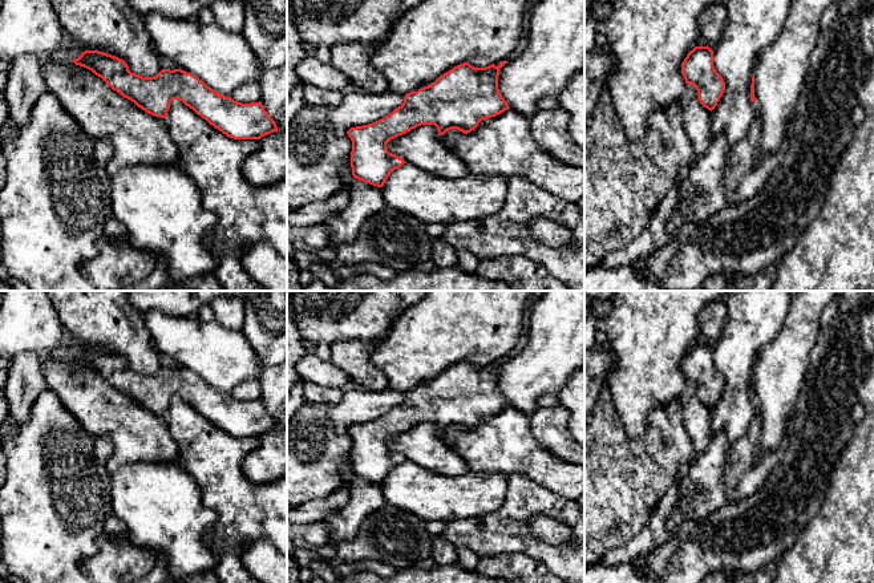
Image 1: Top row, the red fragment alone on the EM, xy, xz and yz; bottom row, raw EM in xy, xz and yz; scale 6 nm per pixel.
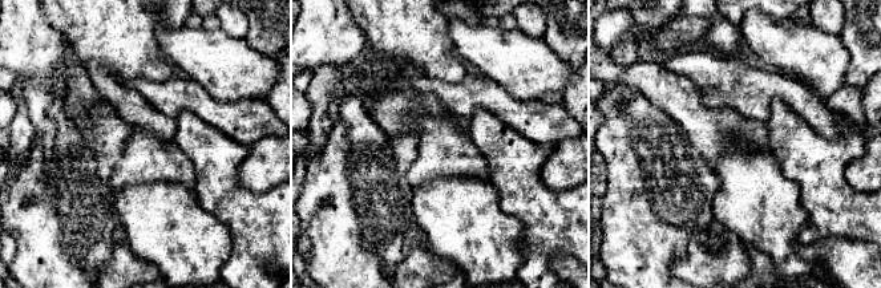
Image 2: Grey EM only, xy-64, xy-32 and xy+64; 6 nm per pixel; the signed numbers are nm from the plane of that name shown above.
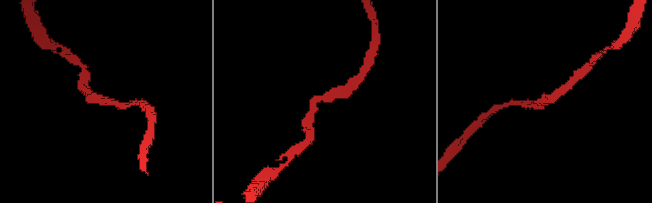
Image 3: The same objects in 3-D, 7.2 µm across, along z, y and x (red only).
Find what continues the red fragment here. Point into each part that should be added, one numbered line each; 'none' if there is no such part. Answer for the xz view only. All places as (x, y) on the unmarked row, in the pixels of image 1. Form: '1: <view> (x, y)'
none

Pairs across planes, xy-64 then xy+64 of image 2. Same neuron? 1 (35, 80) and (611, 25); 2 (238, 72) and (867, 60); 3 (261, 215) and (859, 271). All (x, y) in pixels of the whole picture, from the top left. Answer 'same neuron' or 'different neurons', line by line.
1: same neuron
2: different neurons
3: different neurons

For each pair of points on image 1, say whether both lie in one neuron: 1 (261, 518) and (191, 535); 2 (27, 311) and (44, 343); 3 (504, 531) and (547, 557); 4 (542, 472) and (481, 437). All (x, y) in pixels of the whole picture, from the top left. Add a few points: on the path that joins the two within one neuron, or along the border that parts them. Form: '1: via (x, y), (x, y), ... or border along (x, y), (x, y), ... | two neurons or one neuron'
1: border along (201, 501), (217, 517), (213, 534) | two neurons
2: via (27, 319), (41, 335) | one neuron
3: via (514, 538), (537, 550) | one neuron
4: via (527, 458), (506, 444), (496, 442) | one neuron

